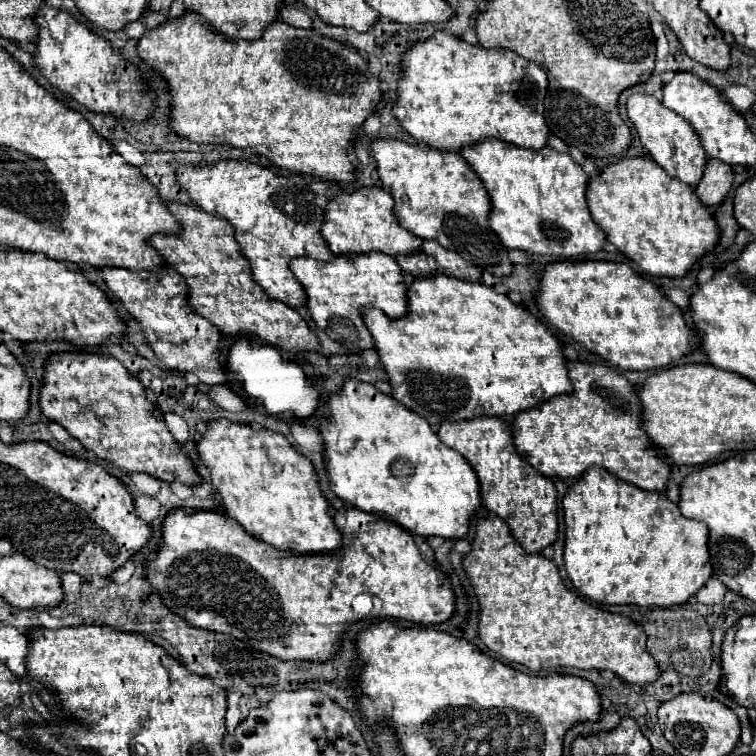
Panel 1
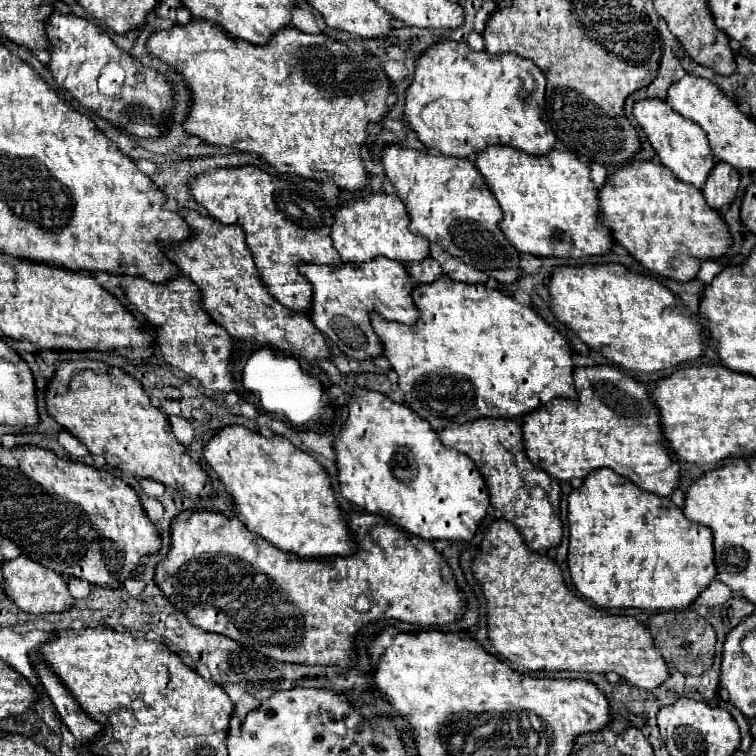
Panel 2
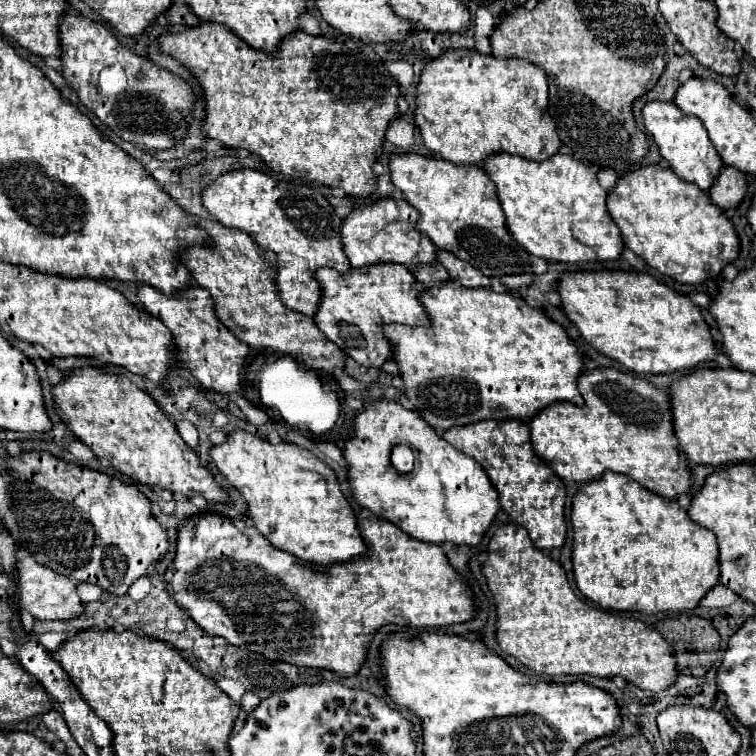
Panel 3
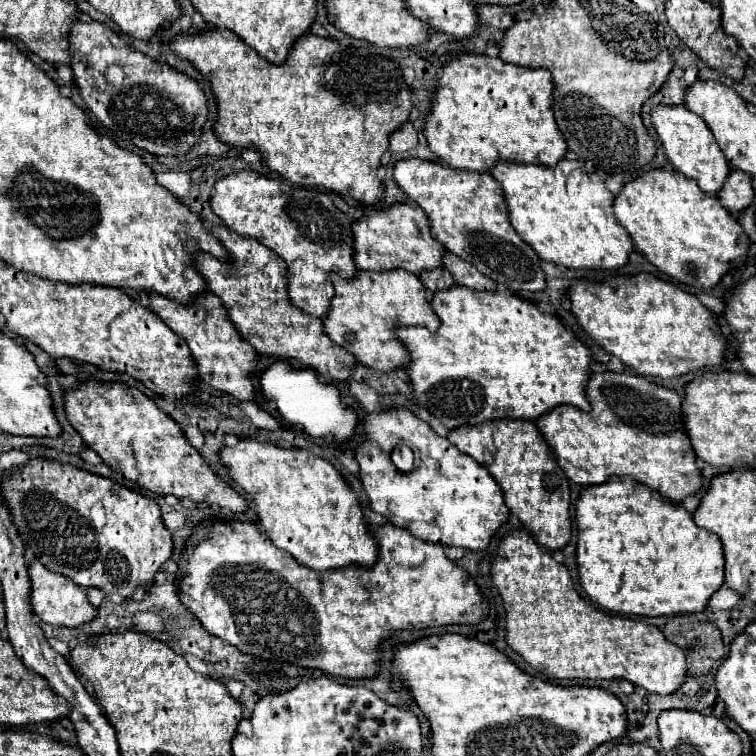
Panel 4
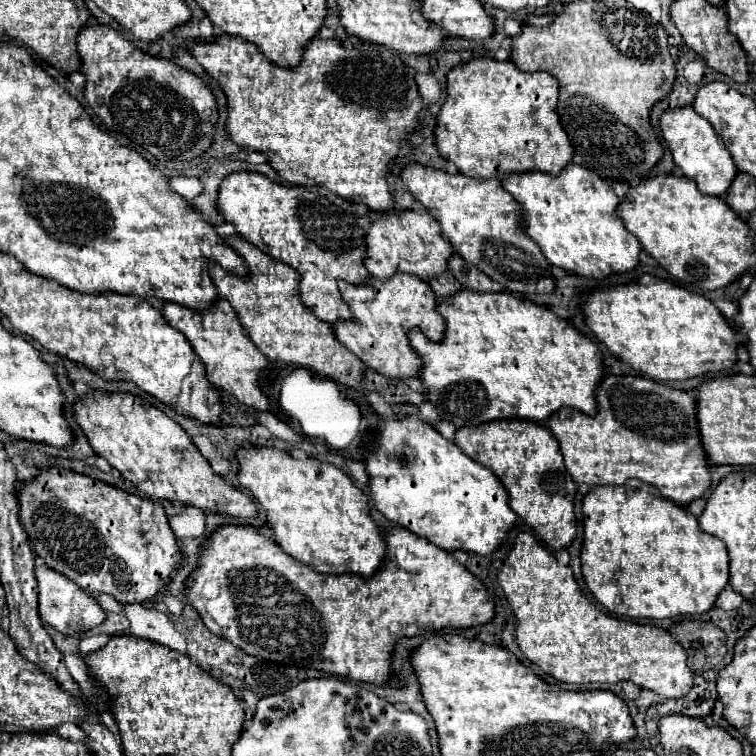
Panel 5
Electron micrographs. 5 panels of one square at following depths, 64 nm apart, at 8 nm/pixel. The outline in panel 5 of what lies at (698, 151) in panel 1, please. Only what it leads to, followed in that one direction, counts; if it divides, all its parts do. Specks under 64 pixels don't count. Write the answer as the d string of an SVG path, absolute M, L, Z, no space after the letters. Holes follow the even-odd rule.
M692 106L664 110L658 122L662 128L662 136L666 140L666 146L672 152L674 164L684 172L684 176L696 180L700 192L712 194L712 196L724 196L738 168L732 162L732 156L722 144L722 140L716 136L710 122L704 120L700 114L696 114Z

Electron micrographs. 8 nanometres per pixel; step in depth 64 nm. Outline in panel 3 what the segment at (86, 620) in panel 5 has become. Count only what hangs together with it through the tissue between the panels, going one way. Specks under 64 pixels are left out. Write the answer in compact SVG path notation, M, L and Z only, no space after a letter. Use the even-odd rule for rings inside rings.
M34 558L18 560L18 566L14 570L14 580L16 580L16 598L20 608L30 612L34 618L56 620L56 618L74 618L82 614L82 602L76 594L76 584L66 576L56 574L46 566L40 566Z

